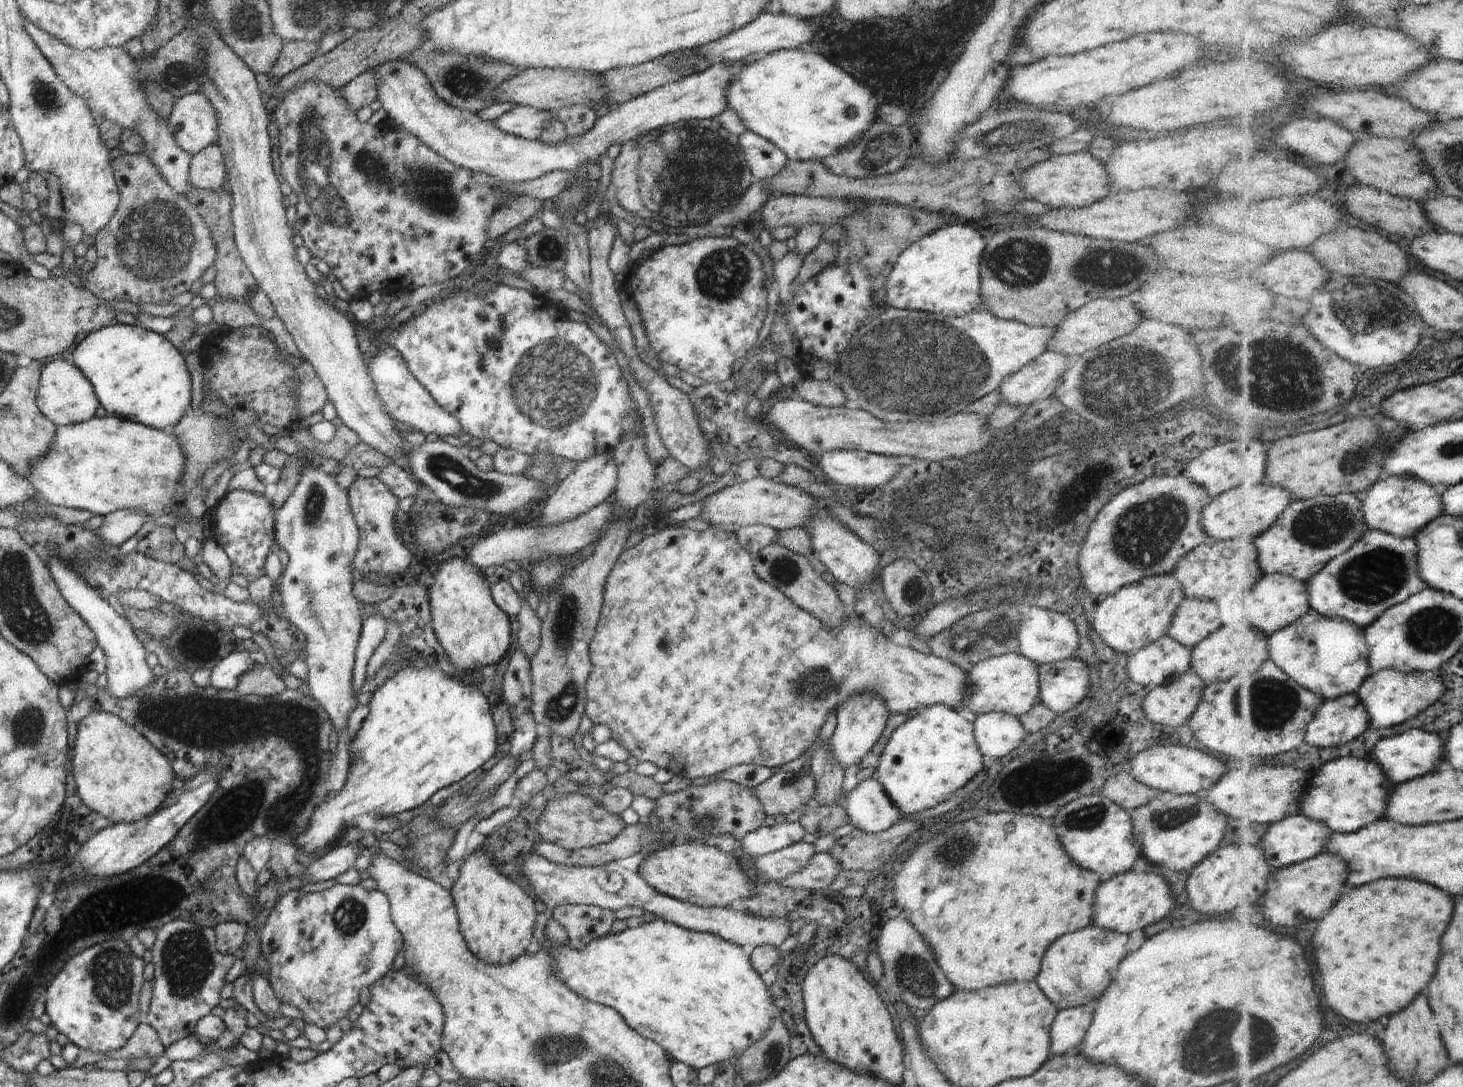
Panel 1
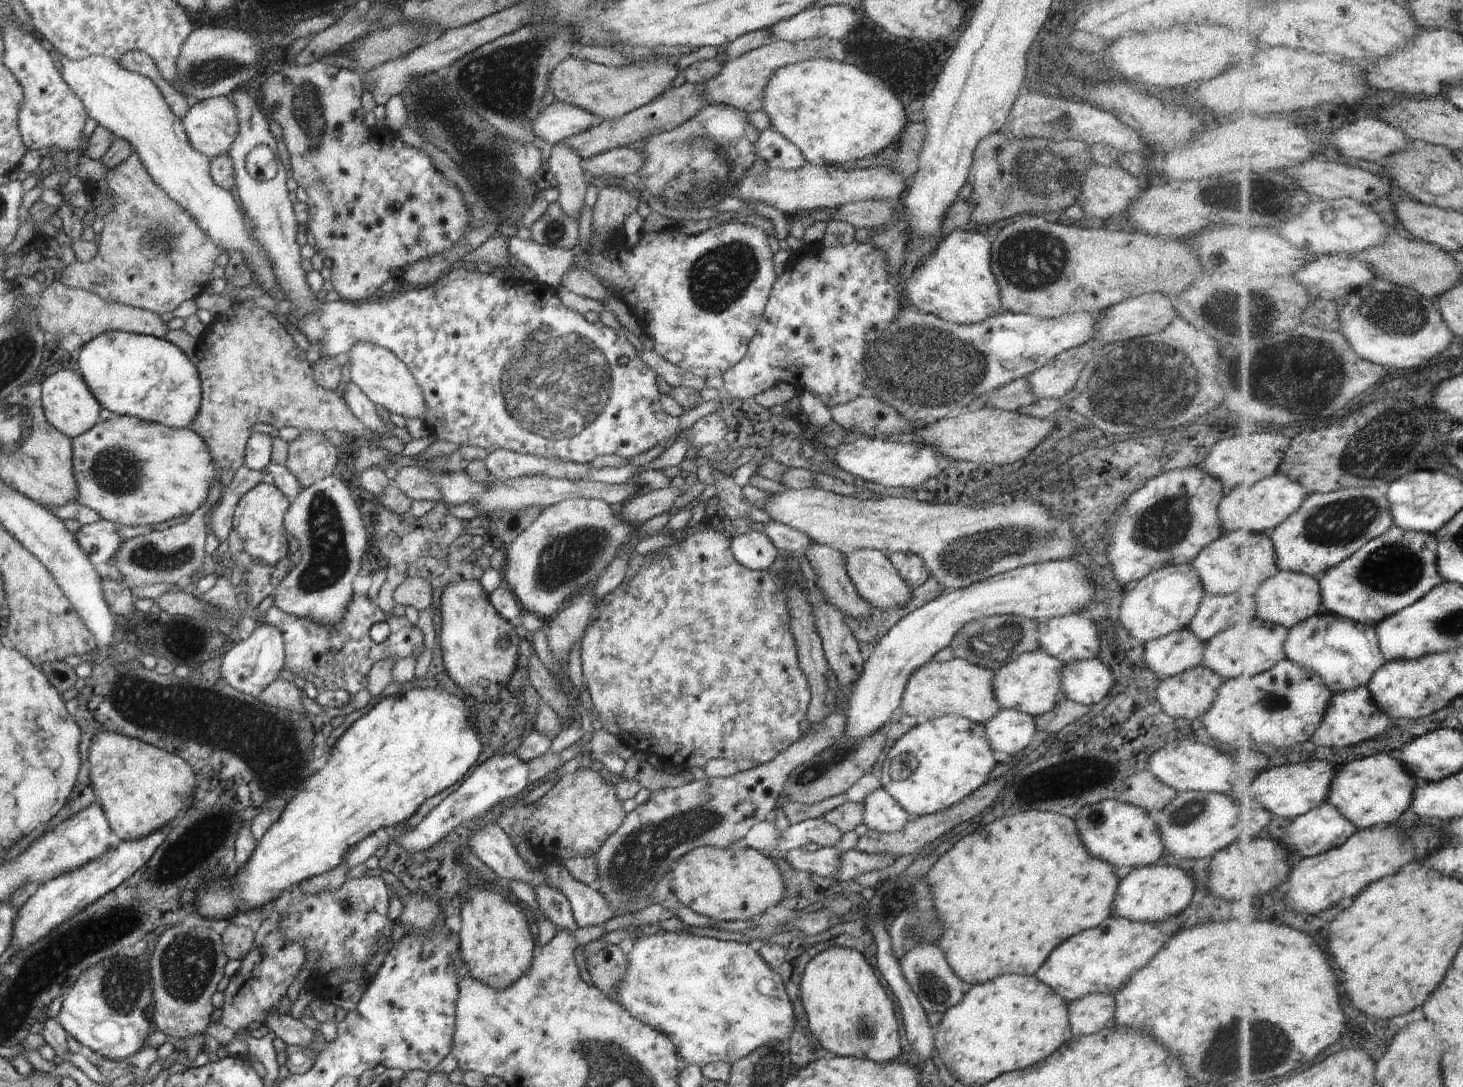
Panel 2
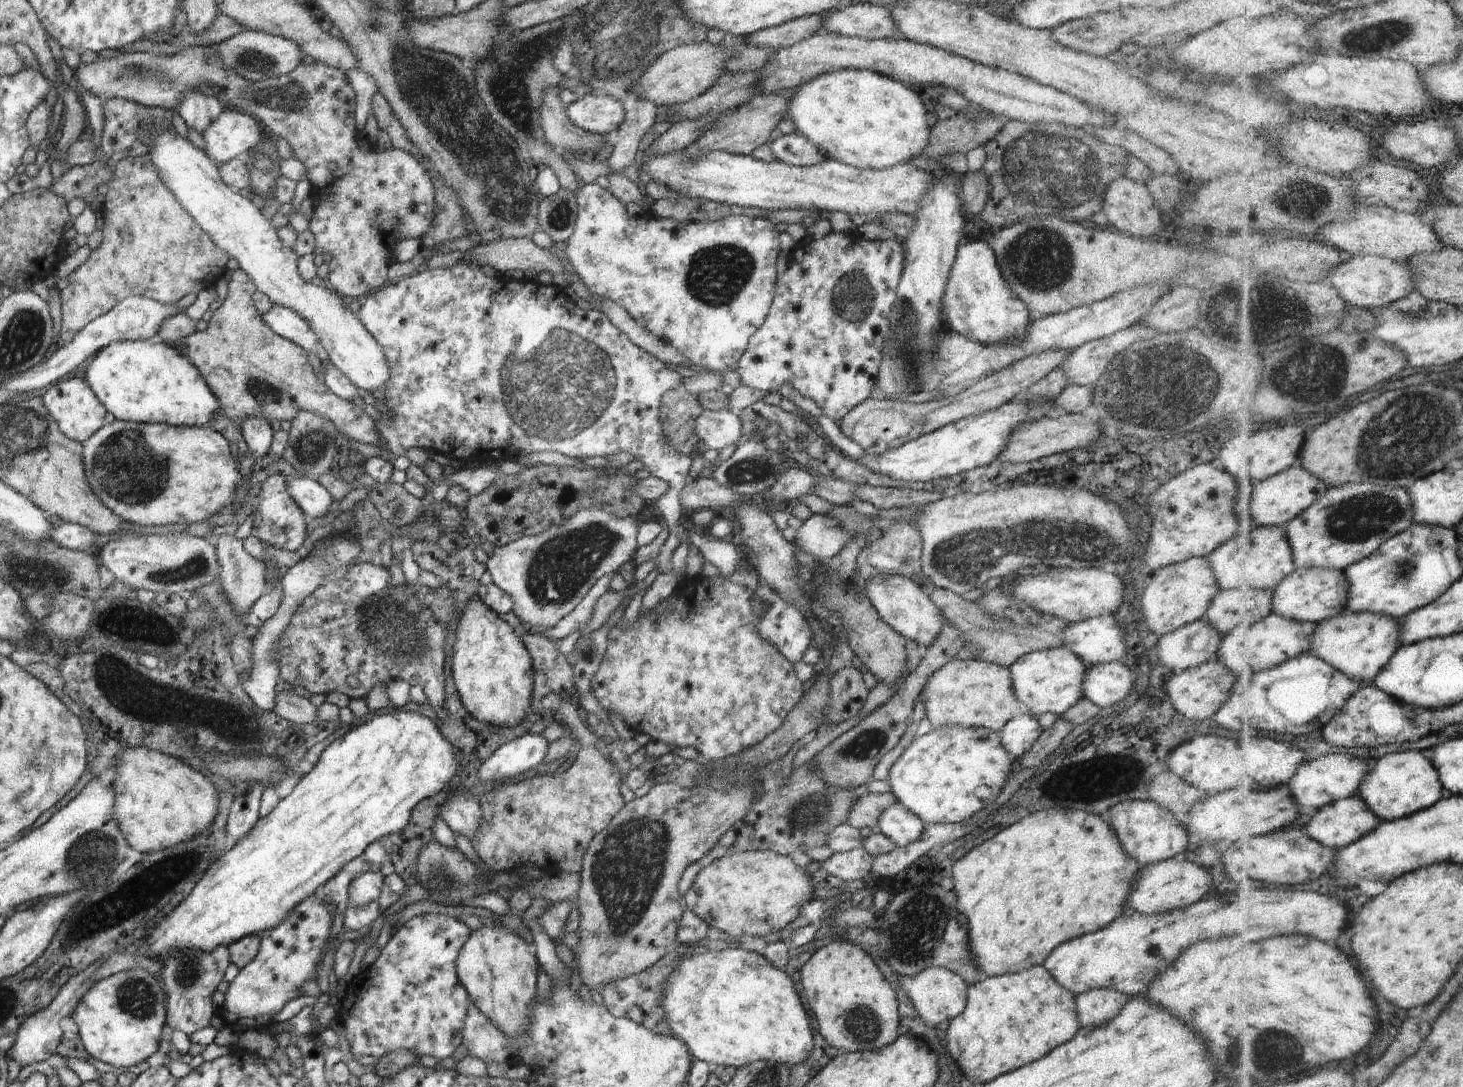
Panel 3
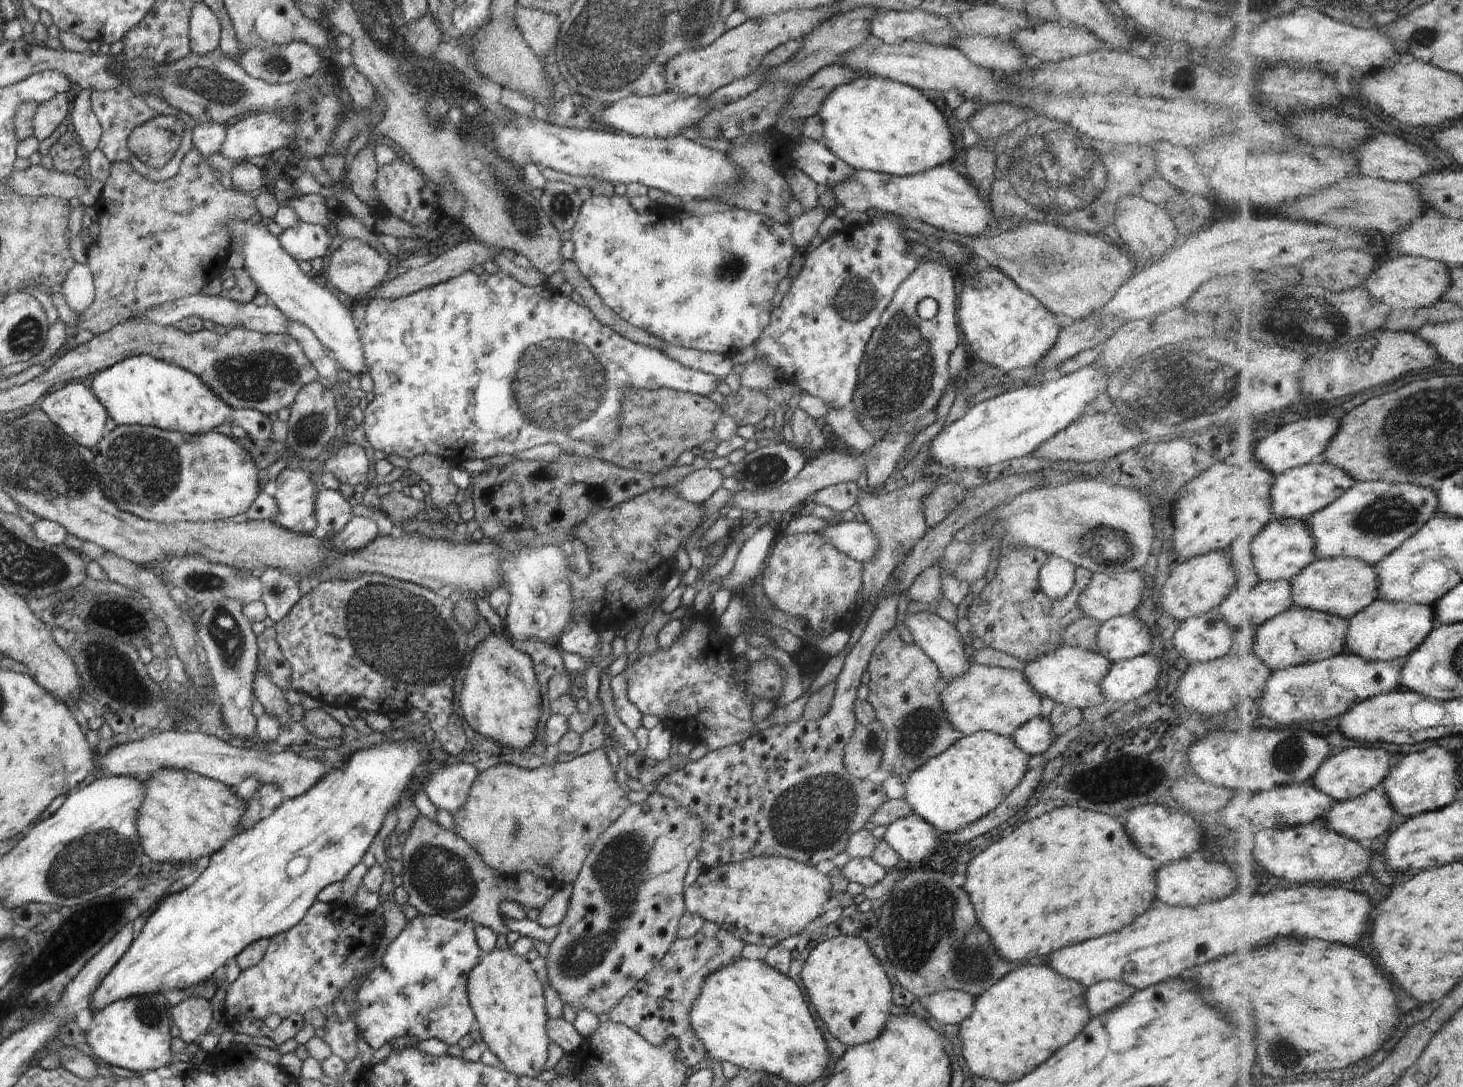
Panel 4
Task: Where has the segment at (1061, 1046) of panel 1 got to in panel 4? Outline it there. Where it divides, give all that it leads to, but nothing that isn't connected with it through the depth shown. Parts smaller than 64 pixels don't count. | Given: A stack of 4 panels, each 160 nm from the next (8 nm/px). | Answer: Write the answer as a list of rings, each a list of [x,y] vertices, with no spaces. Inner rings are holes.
[[[1117,980],[1098,981],[1087,987],[1086,1002],[1092,1017],[1126,1002],[1137,990]]]

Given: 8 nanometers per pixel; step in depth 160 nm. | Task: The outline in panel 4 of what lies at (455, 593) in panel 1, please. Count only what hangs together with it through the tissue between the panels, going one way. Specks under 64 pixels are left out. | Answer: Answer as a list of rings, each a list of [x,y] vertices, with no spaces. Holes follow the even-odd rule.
[[[490,635],[483,640],[472,654],[466,658],[468,671],[460,694],[460,704],[470,728],[488,740],[511,749],[527,749],[536,740],[536,724],[542,710],[541,691],[538,684],[533,660],[518,650],[510,636]]]

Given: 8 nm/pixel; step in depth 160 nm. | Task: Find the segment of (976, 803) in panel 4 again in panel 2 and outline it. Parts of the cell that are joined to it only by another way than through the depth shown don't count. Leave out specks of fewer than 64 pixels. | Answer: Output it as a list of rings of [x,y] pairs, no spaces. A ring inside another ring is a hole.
[[[946,715],[918,724],[890,748],[877,773],[884,790],[912,818],[945,811],[971,795],[987,783],[997,762],[986,736],[986,729],[978,723],[956,715]],[[896,756],[914,756],[918,767],[904,780],[890,777],[890,764]]]

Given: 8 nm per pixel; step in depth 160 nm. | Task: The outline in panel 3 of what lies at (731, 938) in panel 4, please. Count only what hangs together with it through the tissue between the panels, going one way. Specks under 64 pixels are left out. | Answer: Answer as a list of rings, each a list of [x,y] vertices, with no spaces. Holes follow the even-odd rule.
[[[676,944],[676,950],[662,956],[661,960],[658,960],[656,964],[652,964],[650,968],[646,968],[644,972],[638,972],[632,974],[632,976],[626,976],[622,980],[612,980],[610,984],[606,984],[600,993],[603,998],[604,1007],[617,1018],[630,1018],[634,1020],[636,1024],[642,1024],[646,1026],[650,1032],[654,1034],[664,1034],[664,1036],[673,1036],[670,1026],[666,1024],[666,1018],[664,1018],[664,1012],[662,1012],[662,990],[664,990],[664,984],[666,984],[666,976],[670,976],[674,972],[674,968],[678,966],[680,958],[684,956],[692,956],[699,952],[699,946],[694,944]]]

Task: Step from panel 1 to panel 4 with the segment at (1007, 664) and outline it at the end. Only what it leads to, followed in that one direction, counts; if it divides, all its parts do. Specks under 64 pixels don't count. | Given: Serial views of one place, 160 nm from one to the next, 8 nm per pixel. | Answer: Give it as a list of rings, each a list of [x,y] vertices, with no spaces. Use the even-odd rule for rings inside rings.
[[[1066,644],[1053,650],[1038,660],[1025,662],[1024,676],[1042,696],[1052,698],[1054,703],[1065,704],[1069,707],[1083,709],[1103,703],[1107,698],[1101,689],[1101,680],[1110,670],[1112,662],[1096,651],[1089,651],[1080,647],[1071,647]]]

